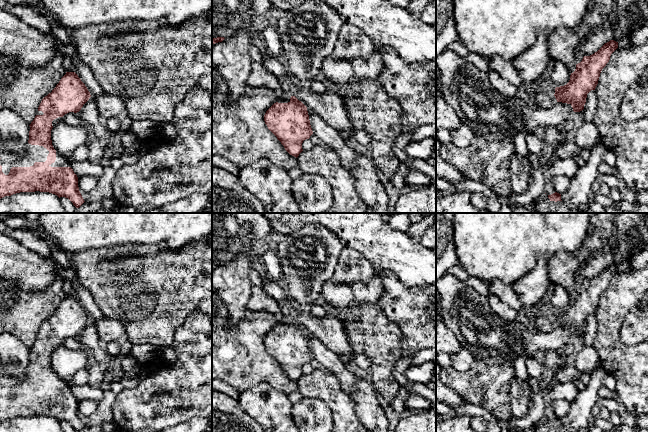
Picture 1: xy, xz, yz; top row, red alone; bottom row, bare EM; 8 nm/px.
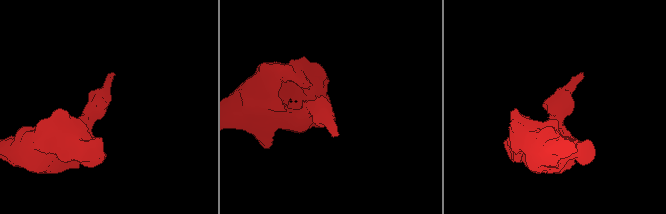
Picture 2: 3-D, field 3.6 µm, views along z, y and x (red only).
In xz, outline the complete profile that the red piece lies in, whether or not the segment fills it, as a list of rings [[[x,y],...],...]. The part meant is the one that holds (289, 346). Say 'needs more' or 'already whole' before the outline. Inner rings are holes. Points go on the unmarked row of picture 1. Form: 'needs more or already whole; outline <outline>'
needs more; outline [[[295,320],[274,327],[266,335],[264,345],[285,374],[296,382],[303,375],[303,365],[313,358],[307,331]]]

